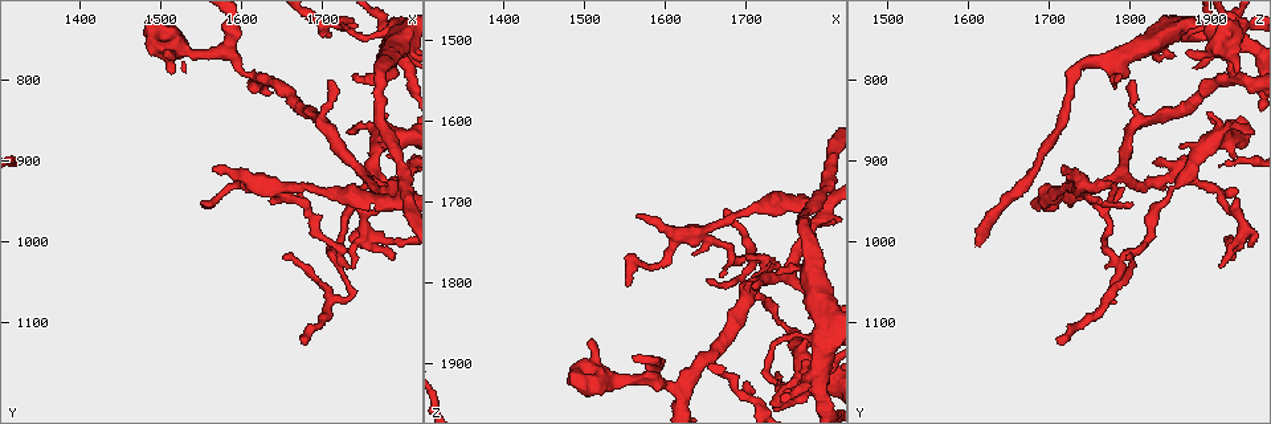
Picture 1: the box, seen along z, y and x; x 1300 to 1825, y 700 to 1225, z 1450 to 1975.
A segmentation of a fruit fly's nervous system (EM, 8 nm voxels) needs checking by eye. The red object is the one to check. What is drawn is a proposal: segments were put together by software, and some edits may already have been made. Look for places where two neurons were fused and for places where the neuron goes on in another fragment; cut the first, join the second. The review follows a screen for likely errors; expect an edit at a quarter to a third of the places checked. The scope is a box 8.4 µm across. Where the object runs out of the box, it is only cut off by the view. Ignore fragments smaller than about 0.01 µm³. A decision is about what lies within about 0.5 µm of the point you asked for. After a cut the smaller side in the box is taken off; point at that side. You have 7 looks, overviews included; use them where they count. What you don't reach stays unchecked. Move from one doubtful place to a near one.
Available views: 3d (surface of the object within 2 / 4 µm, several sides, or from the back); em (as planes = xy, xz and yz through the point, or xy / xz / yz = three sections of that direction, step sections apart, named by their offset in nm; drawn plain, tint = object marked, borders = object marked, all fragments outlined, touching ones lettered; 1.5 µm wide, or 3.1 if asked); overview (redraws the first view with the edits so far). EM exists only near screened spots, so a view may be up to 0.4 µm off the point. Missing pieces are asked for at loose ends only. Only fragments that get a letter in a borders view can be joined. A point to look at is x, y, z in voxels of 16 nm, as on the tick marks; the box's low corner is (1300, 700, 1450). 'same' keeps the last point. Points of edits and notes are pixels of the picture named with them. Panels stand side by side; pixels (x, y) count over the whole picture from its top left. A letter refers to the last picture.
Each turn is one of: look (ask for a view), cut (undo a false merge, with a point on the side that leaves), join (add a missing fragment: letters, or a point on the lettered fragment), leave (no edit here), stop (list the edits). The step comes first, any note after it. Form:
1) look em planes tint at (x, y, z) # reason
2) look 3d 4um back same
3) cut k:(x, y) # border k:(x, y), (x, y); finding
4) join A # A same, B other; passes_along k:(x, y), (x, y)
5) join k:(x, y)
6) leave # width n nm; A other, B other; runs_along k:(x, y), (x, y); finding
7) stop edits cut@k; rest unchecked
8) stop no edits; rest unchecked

look 3d 4um at (1715, 1020, 1790)

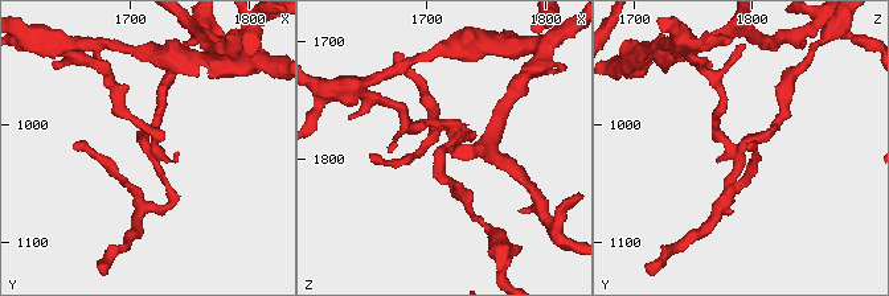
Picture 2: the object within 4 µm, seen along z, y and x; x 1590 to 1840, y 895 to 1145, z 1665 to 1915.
look em yz step 8 tint at (1714, 1022, 1792)

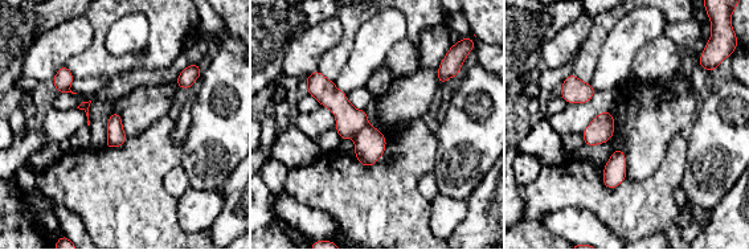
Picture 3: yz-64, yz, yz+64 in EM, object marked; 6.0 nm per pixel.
look em planes borders same # cut it another way

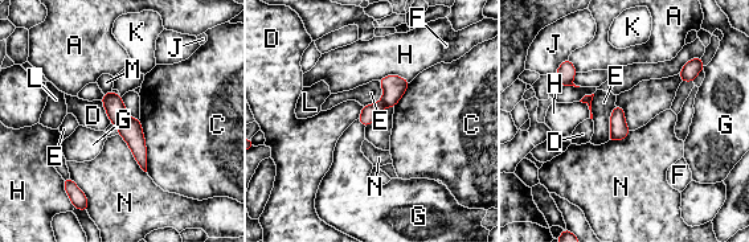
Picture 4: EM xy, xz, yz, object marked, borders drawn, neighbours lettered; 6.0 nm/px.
cut 4:(393, 86) # width 100 nm; A other, C other, D other, E other, F other, G other, H other, J other, K other, L other, M other, N other; border 4:(380, 101), (387, 106); two neurons meet here

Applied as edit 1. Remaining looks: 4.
look overview # redraw

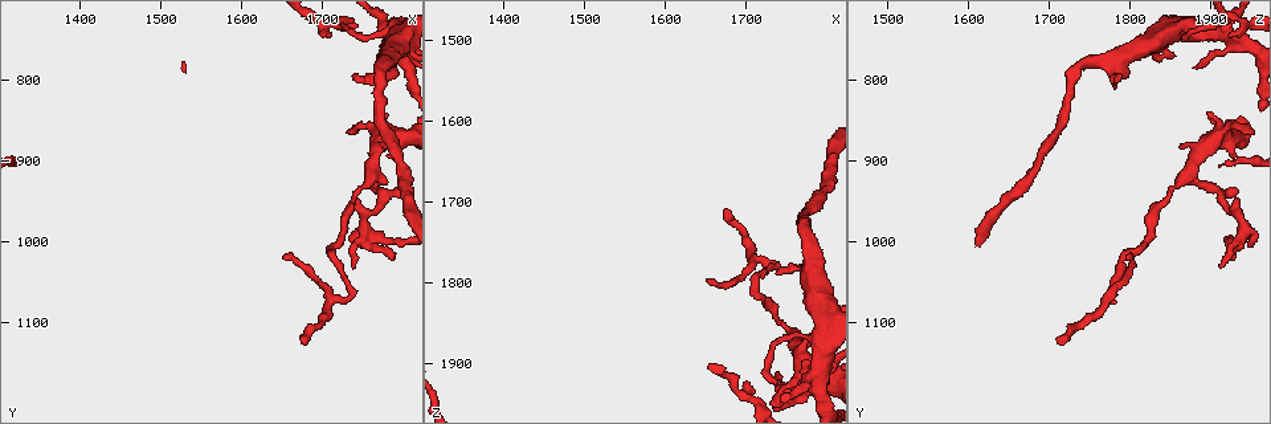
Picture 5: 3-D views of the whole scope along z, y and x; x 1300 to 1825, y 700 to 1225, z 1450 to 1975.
look 3d 2um at (1675, 1120, 1705) # tapers out

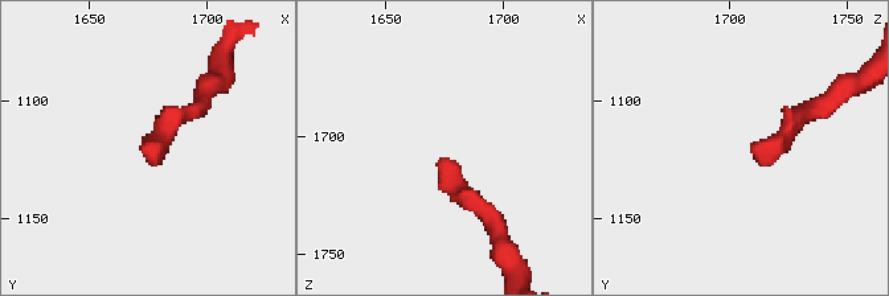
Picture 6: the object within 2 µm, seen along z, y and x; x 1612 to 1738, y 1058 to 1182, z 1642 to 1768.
look em planes borders at (1674, 1122, 1710)

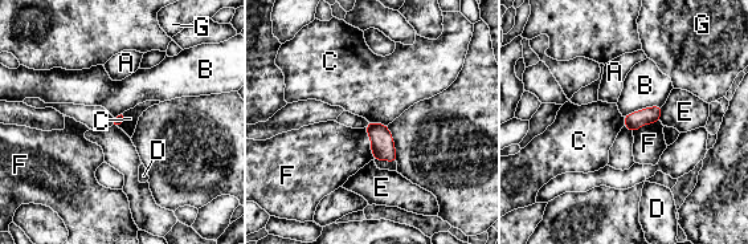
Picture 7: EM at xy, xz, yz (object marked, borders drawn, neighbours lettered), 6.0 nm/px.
leave # A other, B other, C other, D other, E other, F other, G other; border 7:(368, 121), (387, 126); none of them fits

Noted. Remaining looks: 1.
stop edits cut@4; rest unchecked

